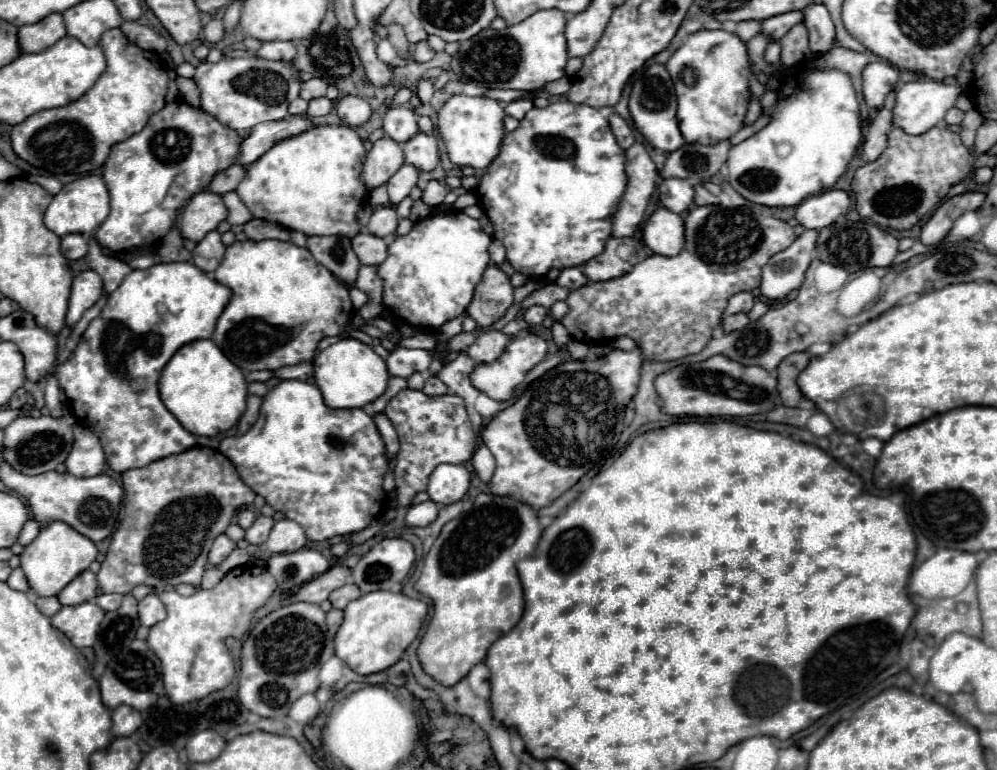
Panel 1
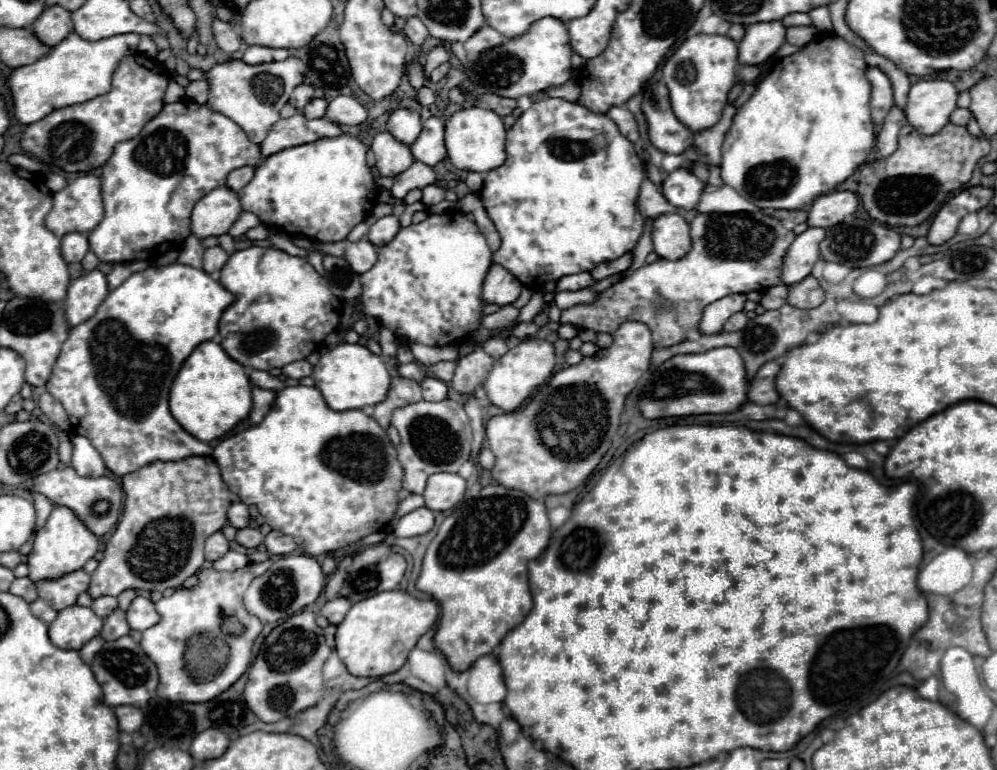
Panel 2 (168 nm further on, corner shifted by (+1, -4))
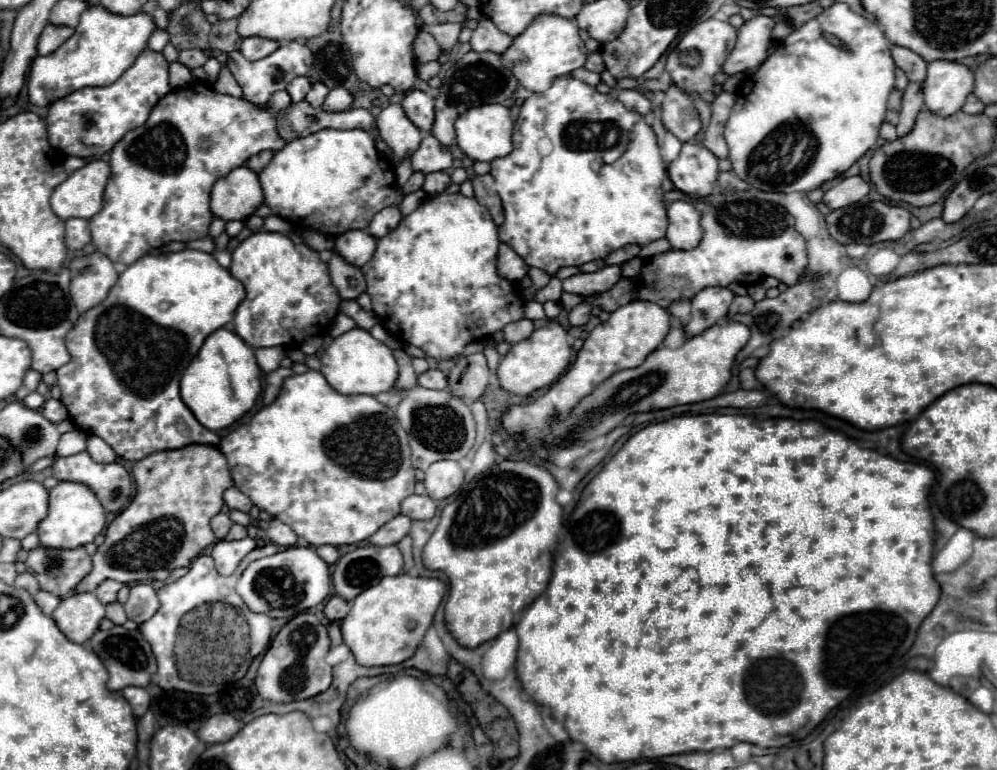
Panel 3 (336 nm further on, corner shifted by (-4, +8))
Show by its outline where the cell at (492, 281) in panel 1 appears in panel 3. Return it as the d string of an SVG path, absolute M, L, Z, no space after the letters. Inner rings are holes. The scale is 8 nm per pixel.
M501 243L499 255L497 255L497 275L507 281L517 283L527 275L527 271L529 271L529 267L523 263L523 259L519 259L519 255L515 255L515 251L511 247Z

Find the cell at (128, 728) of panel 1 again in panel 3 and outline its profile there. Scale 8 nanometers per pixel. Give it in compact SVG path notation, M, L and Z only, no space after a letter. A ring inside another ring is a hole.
M125 687L121 693L129 701L135 717L145 715L145 711L149 709L149 693L145 689L141 689L141 687Z

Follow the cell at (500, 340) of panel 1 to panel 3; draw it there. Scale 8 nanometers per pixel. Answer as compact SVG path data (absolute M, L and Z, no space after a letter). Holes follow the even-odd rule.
M473 353L467 357L459 357L453 365L453 369L449 371L449 391L453 395L459 395L465 403L473 403L477 401L487 383L489 383L489 367L487 367L487 359L483 353Z

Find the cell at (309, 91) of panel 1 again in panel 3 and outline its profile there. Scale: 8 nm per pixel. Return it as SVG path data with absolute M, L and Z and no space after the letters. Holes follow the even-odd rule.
M295 77L295 79L287 85L287 93L291 95L293 103L303 101L309 89L311 89L311 83L309 83L309 79L307 79L307 77Z

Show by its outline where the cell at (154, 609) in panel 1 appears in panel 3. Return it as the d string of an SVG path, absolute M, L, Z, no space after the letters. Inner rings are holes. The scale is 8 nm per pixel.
M139 583L131 587L131 595L125 603L125 611L127 617L135 623L143 623L147 619L151 619L159 609L159 599L157 599L157 591L149 585L149 583Z

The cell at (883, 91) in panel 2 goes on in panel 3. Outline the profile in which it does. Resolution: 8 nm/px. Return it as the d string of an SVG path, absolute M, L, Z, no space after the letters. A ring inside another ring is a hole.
M893 87L891 95L889 95L889 101L887 101L887 115L885 115L885 121L889 123L897 123L897 115L899 115L899 103L901 103L901 95L903 91L899 87Z

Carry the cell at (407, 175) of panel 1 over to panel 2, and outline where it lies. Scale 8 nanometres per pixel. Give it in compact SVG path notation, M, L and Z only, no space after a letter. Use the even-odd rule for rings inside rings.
M414 161L406 171L402 171L400 175L394 177L394 185L390 189L390 193L398 199L404 199L404 195L412 189L422 189L430 183L436 183L436 171L420 161Z

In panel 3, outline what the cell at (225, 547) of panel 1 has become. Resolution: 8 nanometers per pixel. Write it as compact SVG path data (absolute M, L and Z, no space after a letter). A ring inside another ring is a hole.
M217 513L217 515L211 519L211 529L213 529L213 533L215 533L215 537L217 537L219 541L227 537L231 525L233 525L233 523L231 523L231 519L229 519L227 513Z

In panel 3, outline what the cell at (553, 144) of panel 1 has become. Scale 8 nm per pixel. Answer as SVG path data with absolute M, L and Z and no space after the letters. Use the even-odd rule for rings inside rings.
M559 77L547 91L543 93L533 93L525 103L521 105L521 113L515 121L515 131L513 131L513 151L507 157L493 159L493 179L497 185L497 191L503 201L503 211L505 211L505 223L499 227L499 239L507 245L513 247L513 251L525 259L529 267L539 267L545 269L549 275L555 275L555 271L563 265L583 265L587 261L595 259L605 259L611 251L621 249L629 243L635 245L647 245L655 239L665 237L667 229L667 213L665 213L665 203L663 203L663 181L667 177L667 167L659 155L657 139L653 129L645 123L641 115L635 115L633 111L627 111L613 95L601 95L595 87L585 85L583 81L577 81L573 77Z

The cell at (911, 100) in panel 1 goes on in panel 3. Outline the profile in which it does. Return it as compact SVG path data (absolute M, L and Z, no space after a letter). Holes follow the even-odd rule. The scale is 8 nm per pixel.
M935 61L927 67L927 79L923 81L925 107L941 117L949 117L959 111L965 103L965 97L973 91L973 73L969 67L955 61Z

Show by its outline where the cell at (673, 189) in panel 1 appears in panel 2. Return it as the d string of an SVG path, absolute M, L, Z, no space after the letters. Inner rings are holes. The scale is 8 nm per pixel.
M680 167L666 175L666 179L662 183L662 193L672 205L688 211L688 209L696 207L704 187L706 187L706 183L700 181L690 169Z

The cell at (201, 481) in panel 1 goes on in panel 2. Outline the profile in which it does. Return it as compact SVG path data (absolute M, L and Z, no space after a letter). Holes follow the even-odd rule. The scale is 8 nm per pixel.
M186 457L180 461L154 461L134 473L122 477L126 493L124 513L106 541L104 557L92 573L88 595L98 599L102 595L120 595L126 589L166 591L180 587L184 579L196 575L204 563L204 541L226 525L226 511L232 503L240 501L220 477L220 469L212 457Z

